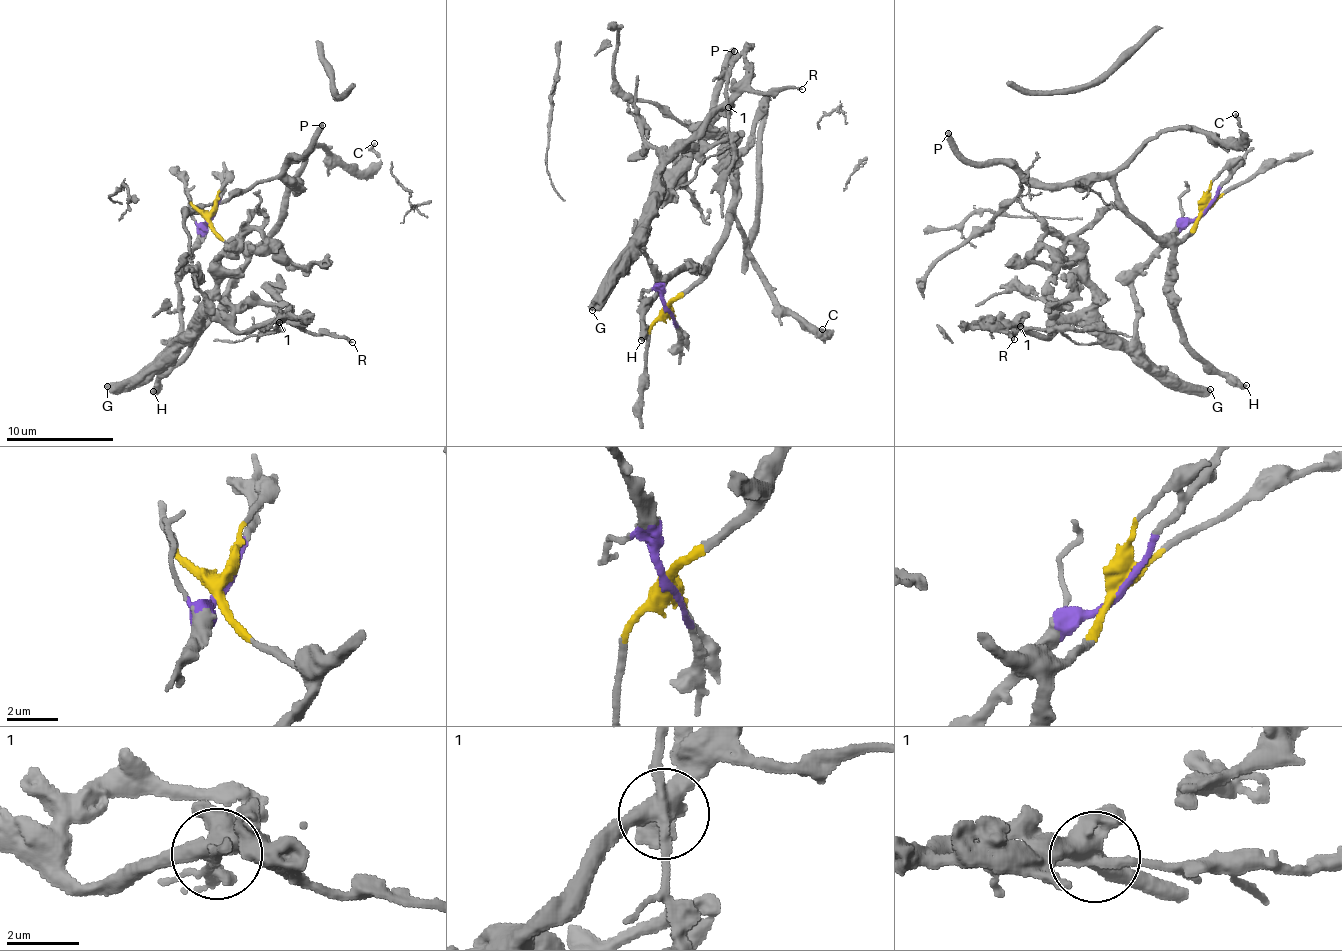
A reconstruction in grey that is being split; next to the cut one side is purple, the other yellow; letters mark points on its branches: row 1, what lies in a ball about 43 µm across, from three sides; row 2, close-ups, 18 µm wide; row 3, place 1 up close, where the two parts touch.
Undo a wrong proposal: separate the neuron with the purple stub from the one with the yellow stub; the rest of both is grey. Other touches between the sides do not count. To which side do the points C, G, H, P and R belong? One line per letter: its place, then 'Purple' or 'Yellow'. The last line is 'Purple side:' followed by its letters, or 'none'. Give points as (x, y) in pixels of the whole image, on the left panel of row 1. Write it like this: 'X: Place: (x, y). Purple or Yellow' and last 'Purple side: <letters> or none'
C: Place: (374, 143). Yellow
G: Place: (107, 386). Purple
H: Place: (153, 391). Yellow
P: Place: (322, 125). Yellow
R: Place: (352, 342). Purple
Purple side: G, R

